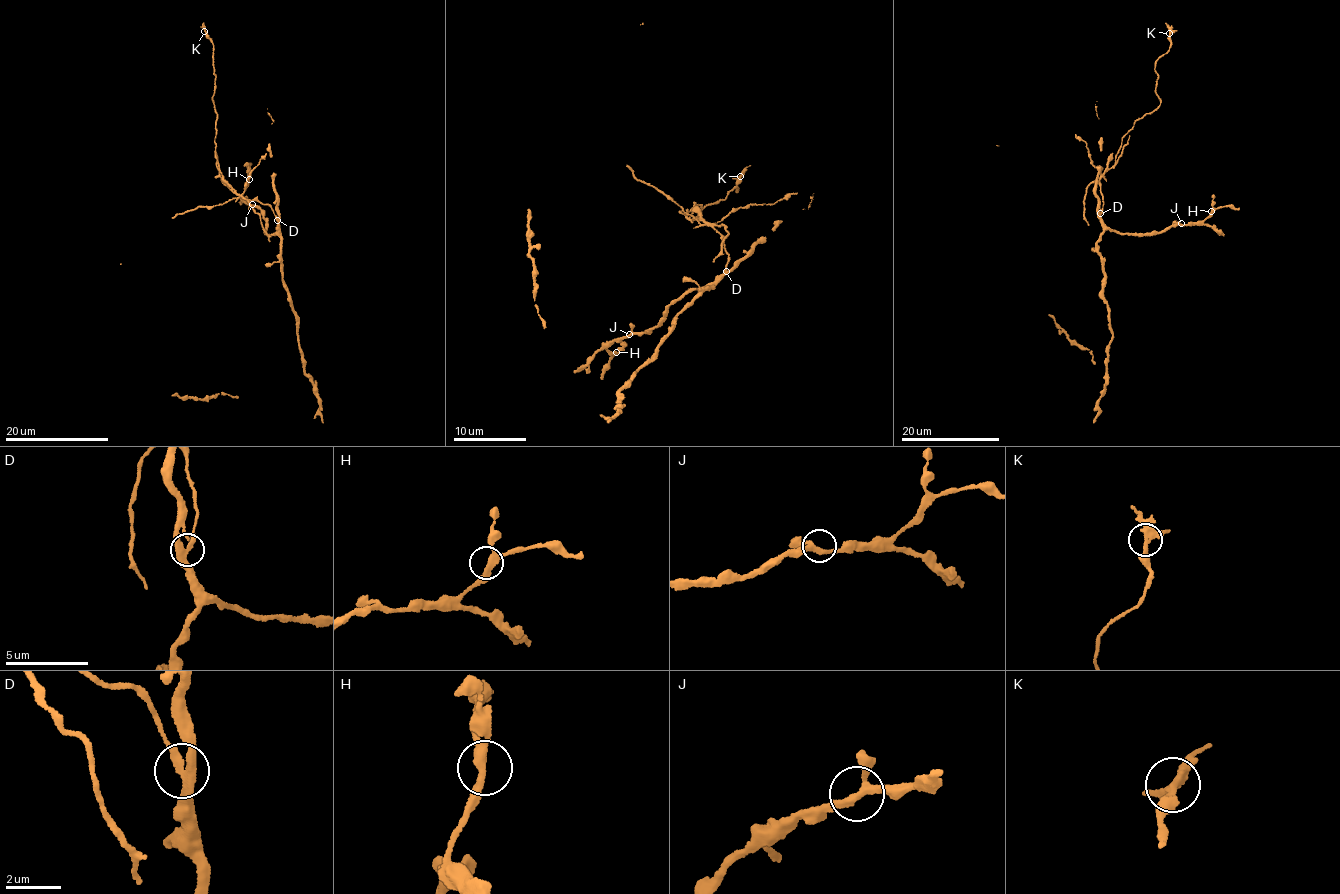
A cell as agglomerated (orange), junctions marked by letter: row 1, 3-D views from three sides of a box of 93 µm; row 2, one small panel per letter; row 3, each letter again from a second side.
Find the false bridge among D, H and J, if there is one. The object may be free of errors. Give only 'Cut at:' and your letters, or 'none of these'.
Cut at: D

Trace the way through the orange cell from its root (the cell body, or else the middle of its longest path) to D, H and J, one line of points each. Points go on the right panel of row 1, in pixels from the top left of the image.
D: (1097, 246), (1103, 231), (1100, 214)
H: (1097, 246), (1100, 235), (1109, 228), (1122, 233), (1161, 232), (1178, 224), (1201, 222), (1211, 211)
J: (1097, 246), (1100, 235), (1109, 228), (1122, 233), (1145, 234), (1161, 232), (1181, 223)

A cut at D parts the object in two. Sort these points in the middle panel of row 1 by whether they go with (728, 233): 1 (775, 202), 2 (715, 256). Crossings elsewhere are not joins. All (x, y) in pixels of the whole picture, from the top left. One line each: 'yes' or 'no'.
1: yes
2: yes

